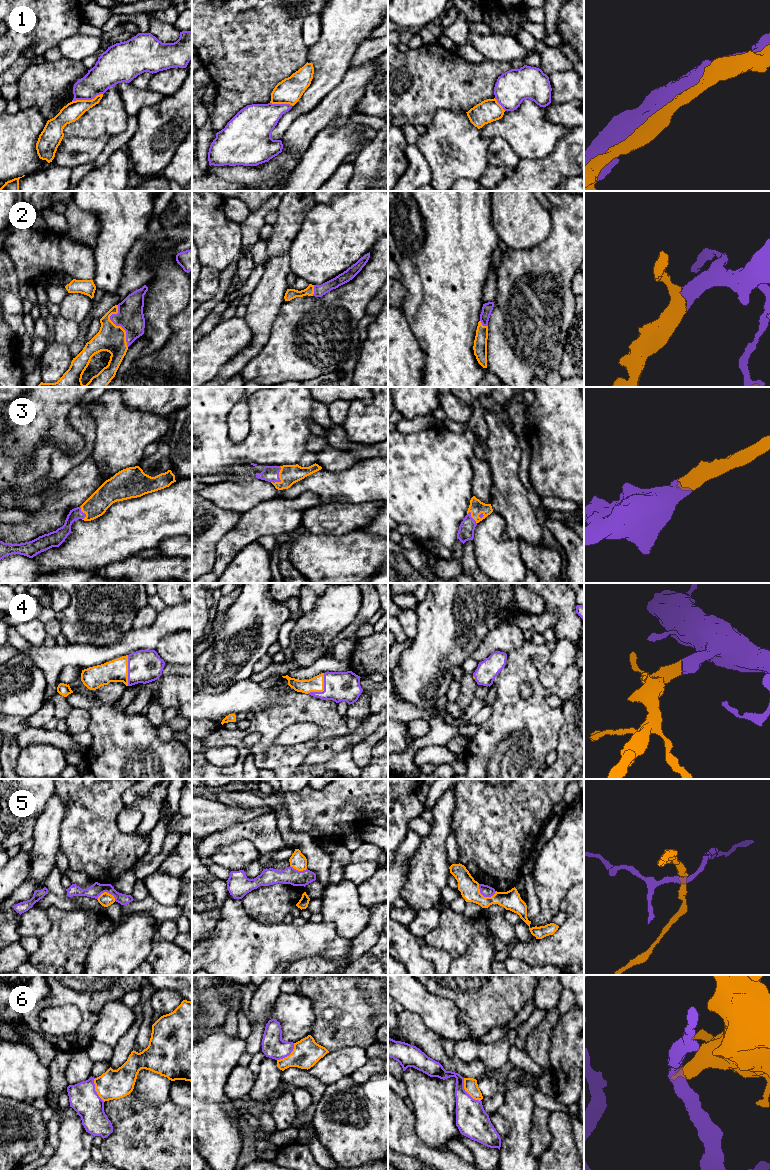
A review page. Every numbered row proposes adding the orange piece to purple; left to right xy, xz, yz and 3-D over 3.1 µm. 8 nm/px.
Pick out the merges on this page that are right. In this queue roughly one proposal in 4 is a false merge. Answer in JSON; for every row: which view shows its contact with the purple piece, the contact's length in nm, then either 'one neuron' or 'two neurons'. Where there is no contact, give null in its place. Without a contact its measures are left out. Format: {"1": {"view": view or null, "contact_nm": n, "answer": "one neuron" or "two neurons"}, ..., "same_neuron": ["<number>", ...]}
{"1": {"view": "xy", "contact_nm": 260, "answer": "one neuron"}, "2": {"view": "xy", "contact_nm": 340, "answer": "one neuron"}, "3": {"view": "xz", "contact_nm": 160, "answer": "one neuron"}, "4": {"view": "xz", "contact_nm": 220, "answer": "one neuron"}, "5": {"view": "yz", "contact_nm": 160, "answer": "two neurons"}, "6": {"view": "yz", "contact_nm": 240, "answer": "two neurons"}, "same_neuron": ["1", "2", "3", "4"]}

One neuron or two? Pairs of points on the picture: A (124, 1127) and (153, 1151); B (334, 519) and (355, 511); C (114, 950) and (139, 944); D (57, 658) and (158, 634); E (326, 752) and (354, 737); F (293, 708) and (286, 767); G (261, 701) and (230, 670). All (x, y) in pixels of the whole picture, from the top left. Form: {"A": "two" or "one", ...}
{"A": "one", "B": "one", "C": "one", "D": "one", "E": "one", "F": "one", "G": "two"}

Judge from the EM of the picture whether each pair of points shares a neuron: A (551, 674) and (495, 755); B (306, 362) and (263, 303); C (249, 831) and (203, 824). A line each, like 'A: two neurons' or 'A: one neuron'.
A: two neurons
B: two neurons
C: two neurons

